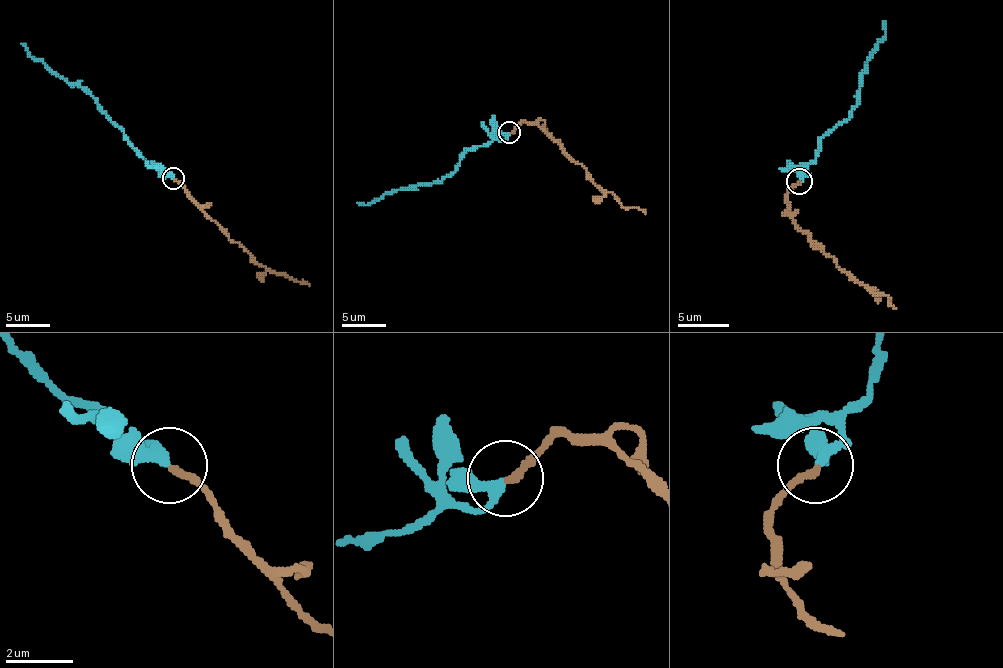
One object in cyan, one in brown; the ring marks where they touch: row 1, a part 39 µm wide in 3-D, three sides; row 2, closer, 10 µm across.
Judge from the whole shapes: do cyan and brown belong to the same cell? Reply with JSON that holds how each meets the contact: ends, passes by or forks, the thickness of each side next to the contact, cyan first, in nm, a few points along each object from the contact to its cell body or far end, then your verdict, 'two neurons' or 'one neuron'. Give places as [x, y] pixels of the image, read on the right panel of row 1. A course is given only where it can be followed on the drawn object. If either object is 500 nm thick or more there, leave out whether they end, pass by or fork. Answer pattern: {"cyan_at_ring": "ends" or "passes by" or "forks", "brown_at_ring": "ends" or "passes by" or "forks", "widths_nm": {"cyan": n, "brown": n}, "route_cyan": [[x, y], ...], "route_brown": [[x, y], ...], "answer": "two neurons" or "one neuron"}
{"cyan_at_ring": "passes by", "brown_at_ring": "ends", "widths_nm": {"cyan": 240, "brown": 200}, "route_cyan": [[800, 181], [818, 145], [857, 104], [859, 75], [885, 34], [883, 21]], "route_brown": [[800, 181], [787, 194], [787, 215], [826, 256], [862, 285], [888, 298], [888, 303], [896, 308]], "answer": "two neurons"}

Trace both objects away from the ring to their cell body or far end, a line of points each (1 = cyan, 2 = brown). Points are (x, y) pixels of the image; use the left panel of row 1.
1: (174, 179), (134, 148), (82, 89), (56, 76), (21, 43)
2: (174, 179), (233, 242), (261, 266), (309, 286)

